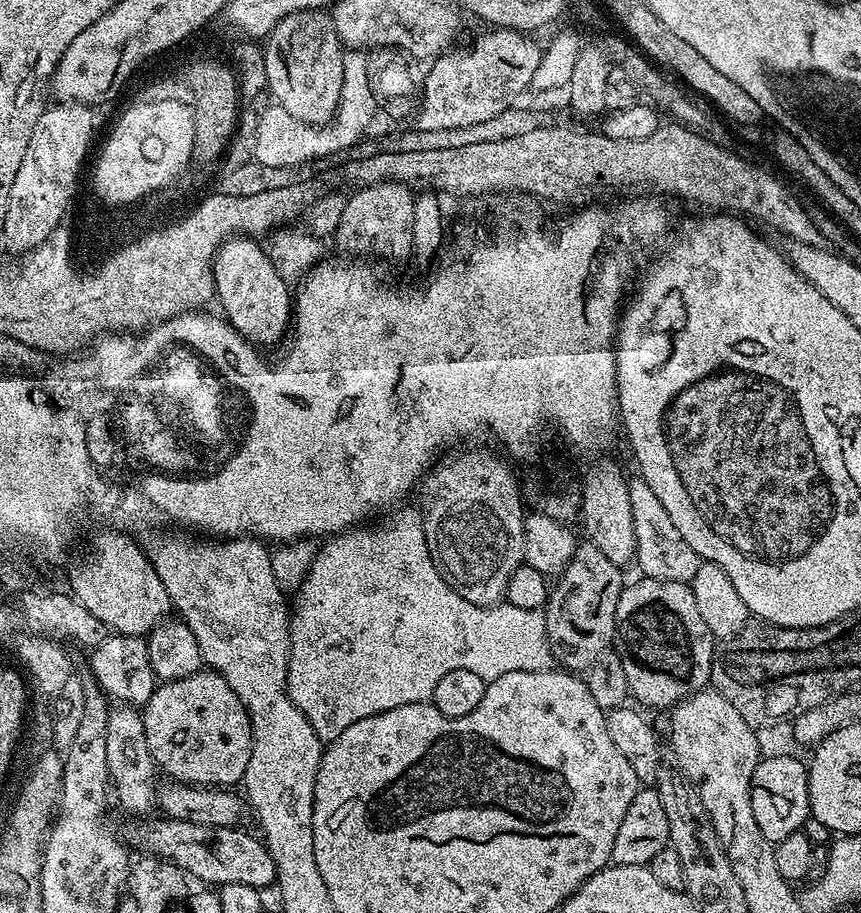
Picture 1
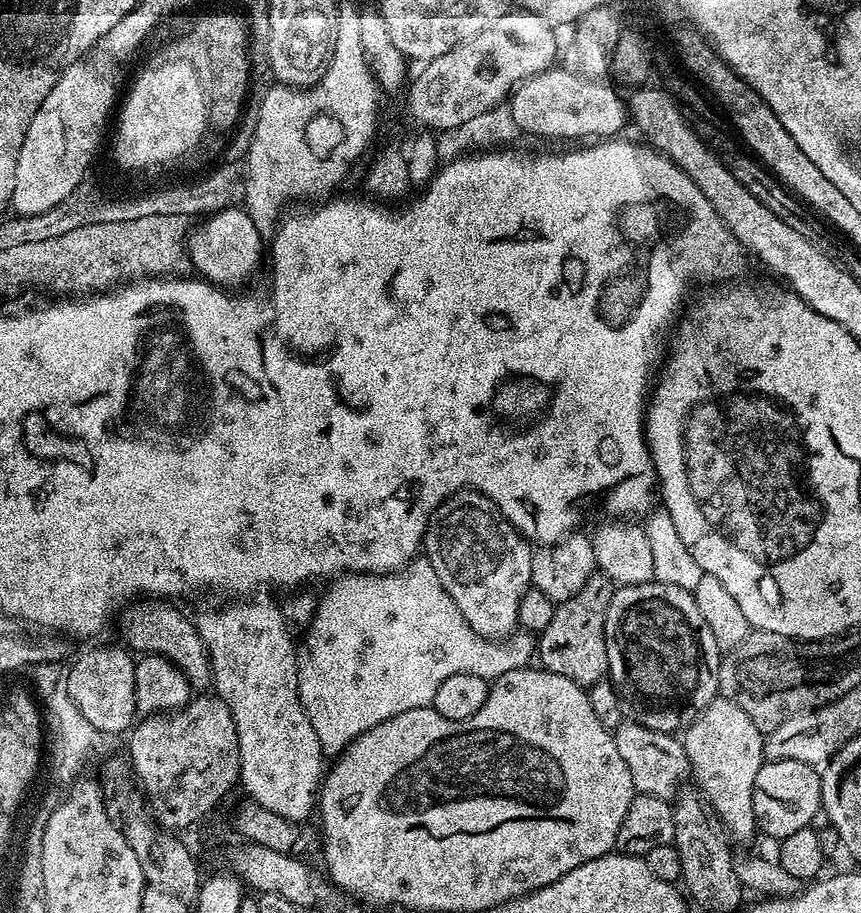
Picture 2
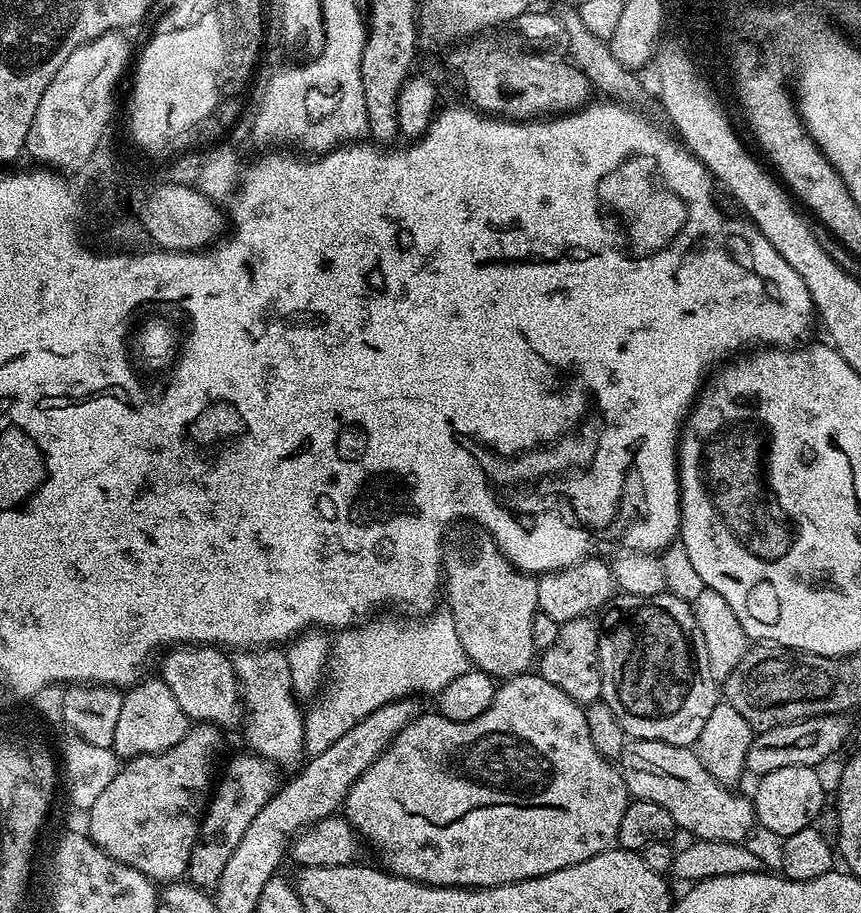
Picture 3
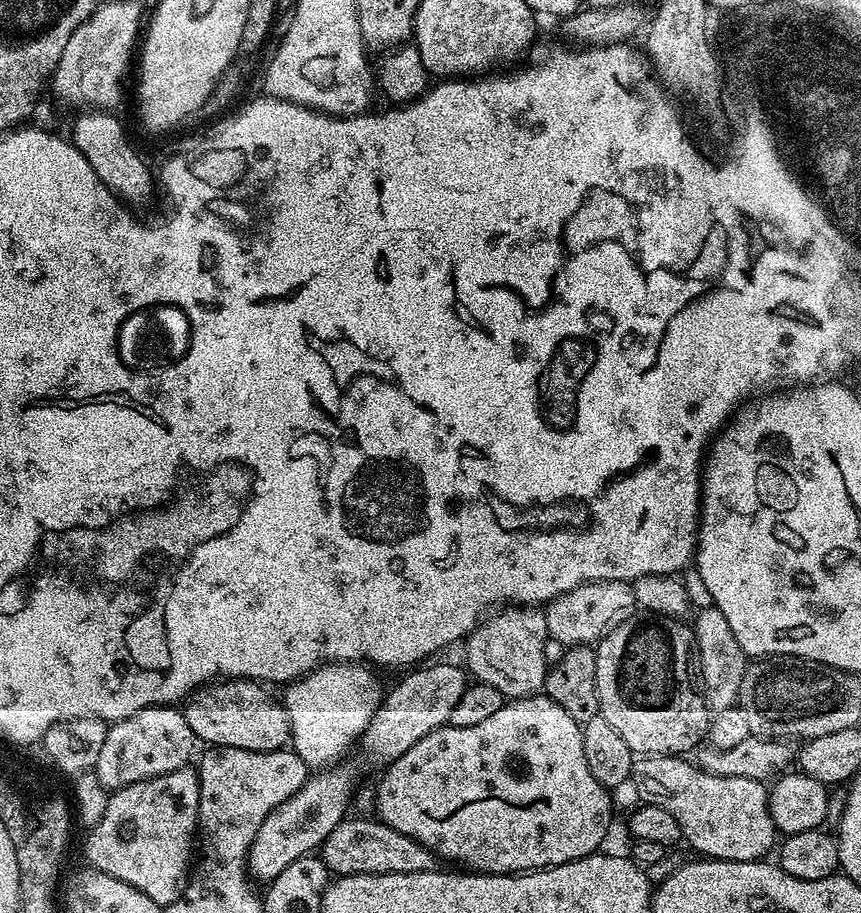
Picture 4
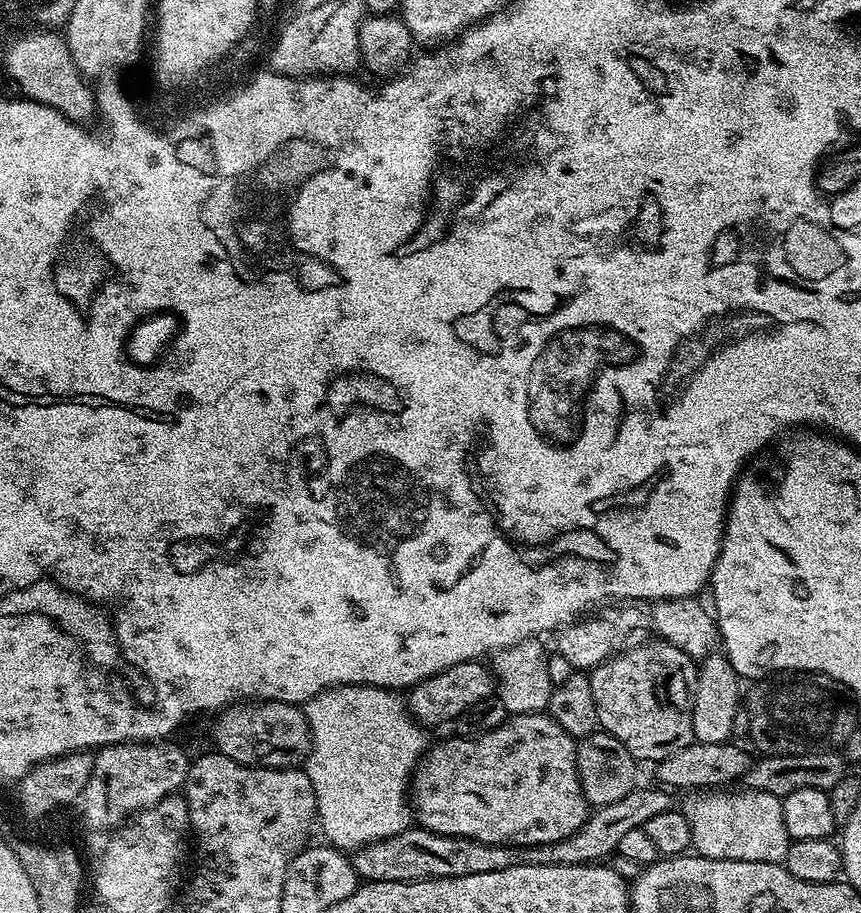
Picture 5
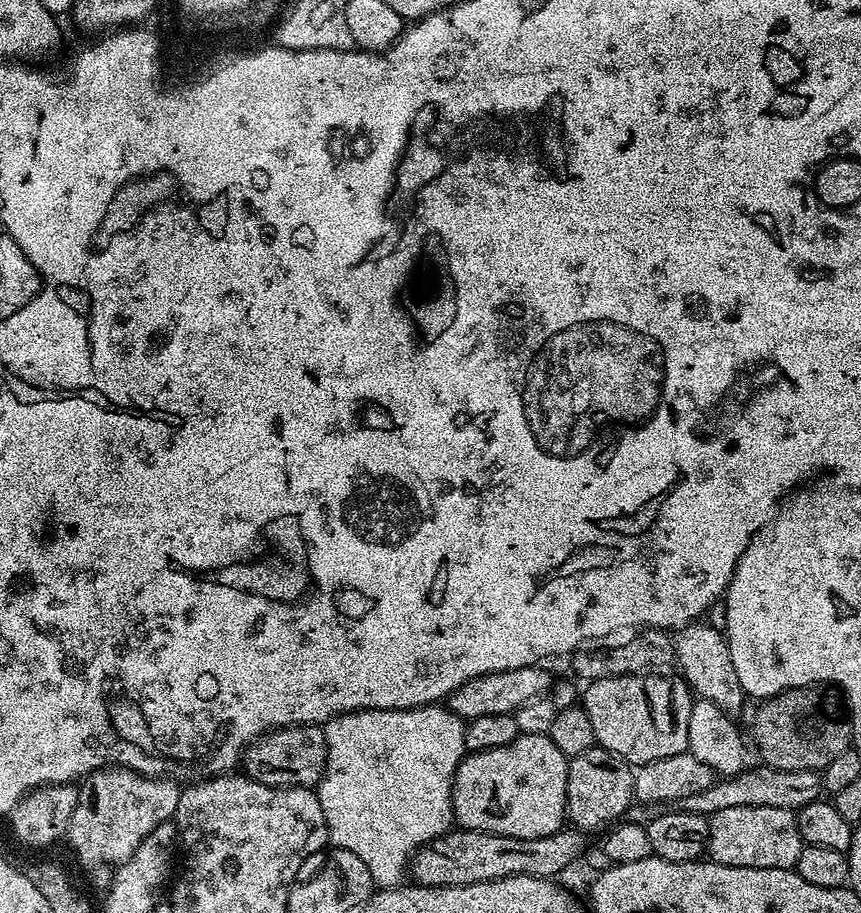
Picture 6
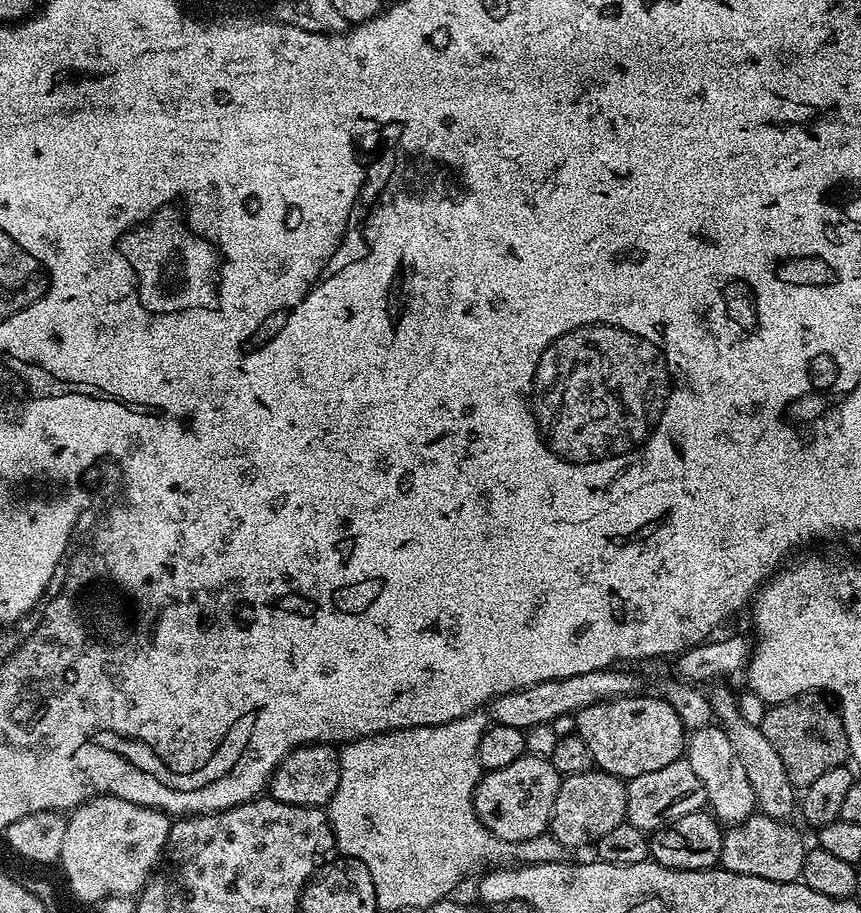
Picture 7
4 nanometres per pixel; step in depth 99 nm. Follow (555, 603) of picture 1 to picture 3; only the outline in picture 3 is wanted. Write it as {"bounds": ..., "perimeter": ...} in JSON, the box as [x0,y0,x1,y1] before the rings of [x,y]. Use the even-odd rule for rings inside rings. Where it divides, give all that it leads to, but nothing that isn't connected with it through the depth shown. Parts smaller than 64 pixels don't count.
{"bounds":[538,616,602,706],"perimeter":[[[588,616],[576,617],[560,624],[557,641],[549,649],[541,651],[538,656],[538,675],[546,678],[546,682],[558,686],[562,694],[574,698],[581,706],[590,705],[601,699],[602,674],[598,658],[598,642],[600,628],[594,619]],[[540,664],[540,668],[539,668]]]}

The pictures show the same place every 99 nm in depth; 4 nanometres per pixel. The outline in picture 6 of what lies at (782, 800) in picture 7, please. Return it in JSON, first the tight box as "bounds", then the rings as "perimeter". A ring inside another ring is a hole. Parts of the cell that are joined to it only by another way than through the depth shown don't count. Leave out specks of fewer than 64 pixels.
{"bounds":[674,622,745,714],"perimeter":[[[693,622],[675,633],[674,643],[675,663],[681,672],[679,675],[699,699],[714,702],[714,706],[729,714],[739,713],[745,707],[742,682],[734,671],[734,661],[730,658],[730,646],[725,633],[712,629],[707,622]]]}

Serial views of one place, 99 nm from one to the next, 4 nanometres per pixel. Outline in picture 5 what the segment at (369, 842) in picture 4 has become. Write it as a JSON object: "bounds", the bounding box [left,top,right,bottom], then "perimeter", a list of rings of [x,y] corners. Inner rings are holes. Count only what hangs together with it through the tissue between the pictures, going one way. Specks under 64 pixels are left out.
{"bounds":[350,786,674,882],"perimeter":[[[637,786],[632,792],[626,794],[624,798],[620,798],[618,802],[612,802],[610,805],[602,805],[597,807],[595,811],[589,815],[588,821],[583,824],[579,830],[574,834],[570,834],[570,838],[562,838],[553,844],[530,844],[527,846],[513,846],[511,844],[487,844],[486,842],[478,842],[471,840],[465,836],[443,836],[437,832],[431,832],[429,828],[421,828],[419,826],[409,826],[404,832],[394,834],[390,838],[382,838],[373,844],[364,844],[361,848],[355,849],[351,853],[350,859],[352,861],[352,869],[356,871],[357,877],[361,881],[371,882],[373,880],[381,880],[382,882],[410,882],[411,880],[433,880],[434,878],[462,878],[466,874],[490,874],[490,870],[506,870],[510,866],[518,866],[519,864],[591,864],[593,862],[604,862],[609,858],[608,855],[613,855],[616,852],[618,842],[622,842],[622,834],[626,834],[630,830],[638,830],[644,827],[646,822],[650,822],[650,818],[654,818],[654,814],[662,814],[663,812],[673,811],[674,804],[672,804],[673,793],[663,786],[655,786],[656,788],[643,788]]]}

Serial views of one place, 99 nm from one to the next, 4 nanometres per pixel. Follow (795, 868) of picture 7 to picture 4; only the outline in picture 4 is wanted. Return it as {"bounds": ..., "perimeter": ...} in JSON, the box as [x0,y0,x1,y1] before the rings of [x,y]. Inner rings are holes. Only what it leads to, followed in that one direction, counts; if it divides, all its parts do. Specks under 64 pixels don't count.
{"bounds":[630,755,778,862],"perimeter":[[[683,755],[637,759],[630,780],[636,783],[643,803],[662,806],[676,819],[681,837],[701,857],[750,862],[767,857],[767,852],[777,847],[778,833],[768,805],[769,789],[759,780],[715,776]]]}

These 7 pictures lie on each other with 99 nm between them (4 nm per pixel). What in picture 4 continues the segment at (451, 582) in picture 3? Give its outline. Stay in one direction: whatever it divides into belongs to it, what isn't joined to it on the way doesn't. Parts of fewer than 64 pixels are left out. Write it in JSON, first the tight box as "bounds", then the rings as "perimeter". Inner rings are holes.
{"bounds":[466,606,549,698],"perimeter":[[[504,606],[497,612],[500,613],[492,617],[489,615],[466,637],[467,671],[479,683],[494,686],[494,690],[506,698],[535,696],[543,689],[549,669],[545,659],[549,635],[544,612],[536,606]]]}

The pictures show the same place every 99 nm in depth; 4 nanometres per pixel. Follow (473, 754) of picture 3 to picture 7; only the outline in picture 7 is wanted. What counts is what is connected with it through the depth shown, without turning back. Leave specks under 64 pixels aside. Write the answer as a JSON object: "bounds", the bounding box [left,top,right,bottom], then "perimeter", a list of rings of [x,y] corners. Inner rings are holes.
{"bounds":[472,754,562,842],"perimeter":[[[526,754],[502,770],[484,772],[472,801],[477,818],[500,840],[532,842],[549,831],[549,820],[562,777],[551,759]]]}

